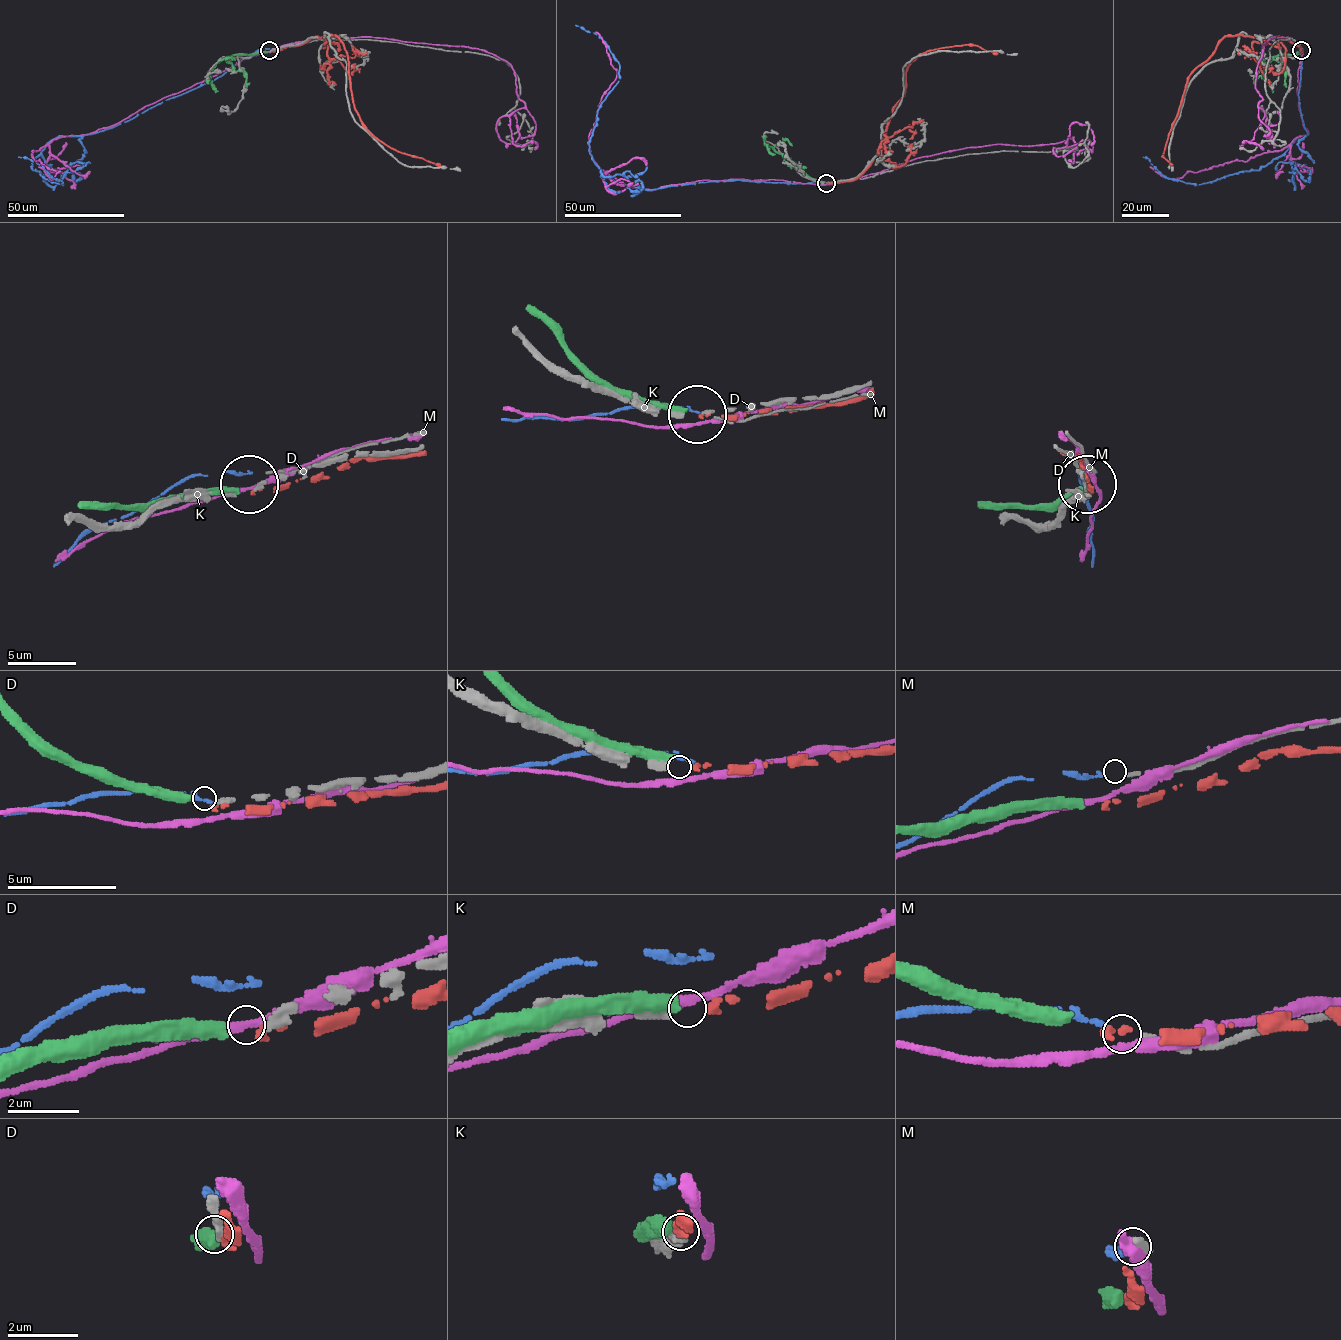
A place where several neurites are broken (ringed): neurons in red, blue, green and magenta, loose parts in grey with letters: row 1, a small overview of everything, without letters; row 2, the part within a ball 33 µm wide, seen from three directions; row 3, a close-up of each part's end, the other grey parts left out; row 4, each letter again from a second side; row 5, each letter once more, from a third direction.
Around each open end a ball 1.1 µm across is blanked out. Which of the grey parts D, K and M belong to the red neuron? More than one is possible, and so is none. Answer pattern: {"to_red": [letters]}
{"to_red": ["K"]}

